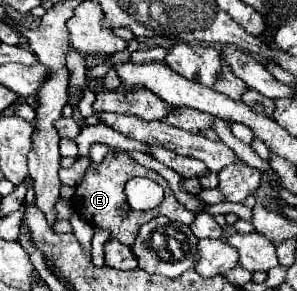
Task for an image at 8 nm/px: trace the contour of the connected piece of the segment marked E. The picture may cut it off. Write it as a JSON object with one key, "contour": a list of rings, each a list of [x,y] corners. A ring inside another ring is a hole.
{"contour":[[[113,150],[113,152],[109,152],[109,154],[103,158],[101,164],[97,164],[97,166],[91,164],[91,166],[87,168],[85,178],[83,178],[81,184],[75,188],[75,196],[73,196],[73,200],[71,200],[71,206],[73,206],[73,210],[75,210],[81,218],[85,218],[87,222],[91,222],[95,228],[109,230],[109,232],[111,232],[111,238],[119,240],[119,242],[125,244],[125,246],[131,246],[131,244],[135,242],[137,230],[139,230],[145,222],[149,222],[151,218],[155,218],[155,216],[159,216],[159,214],[165,214],[165,216],[171,218],[173,222],[181,222],[181,224],[191,224],[191,222],[195,220],[195,214],[193,214],[191,210],[187,210],[183,204],[177,202],[173,190],[169,188],[169,184],[167,184],[167,180],[165,180],[163,176],[159,176],[159,174],[153,172],[153,170],[143,168],[141,164],[137,164],[135,160],[131,160],[123,150]],[[133,176],[145,176],[145,178],[155,180],[159,186],[163,186],[163,190],[165,190],[165,200],[163,200],[157,208],[153,208],[153,210],[149,210],[149,212],[135,212],[135,210],[131,210],[129,204],[125,202],[123,188],[125,188],[127,180],[133,178]]]}

